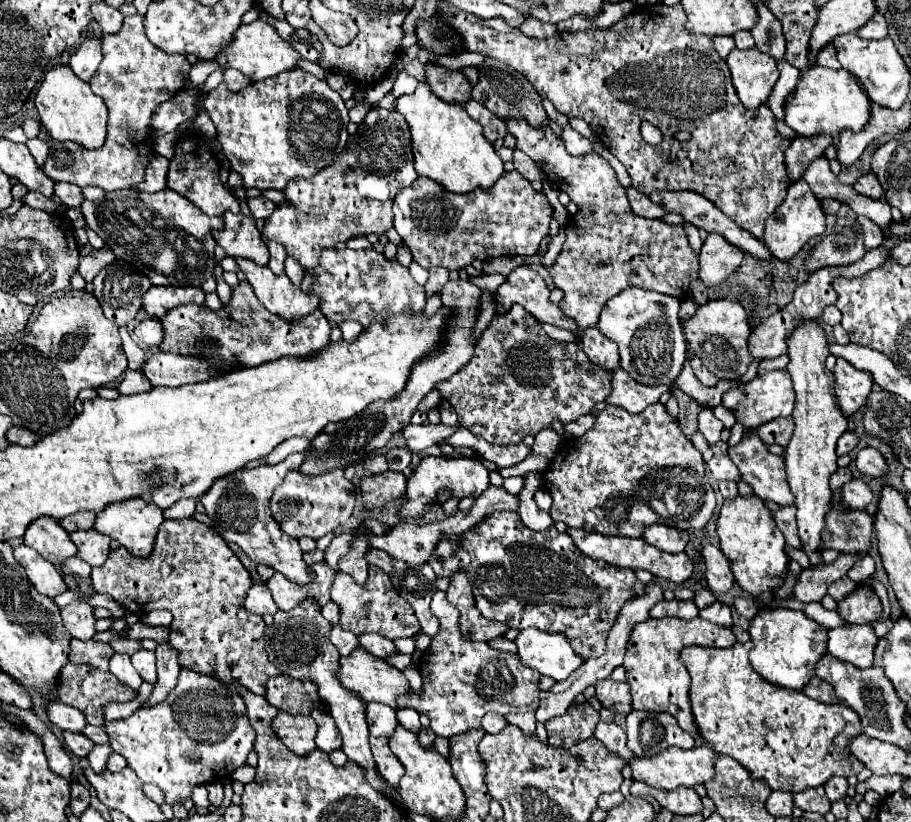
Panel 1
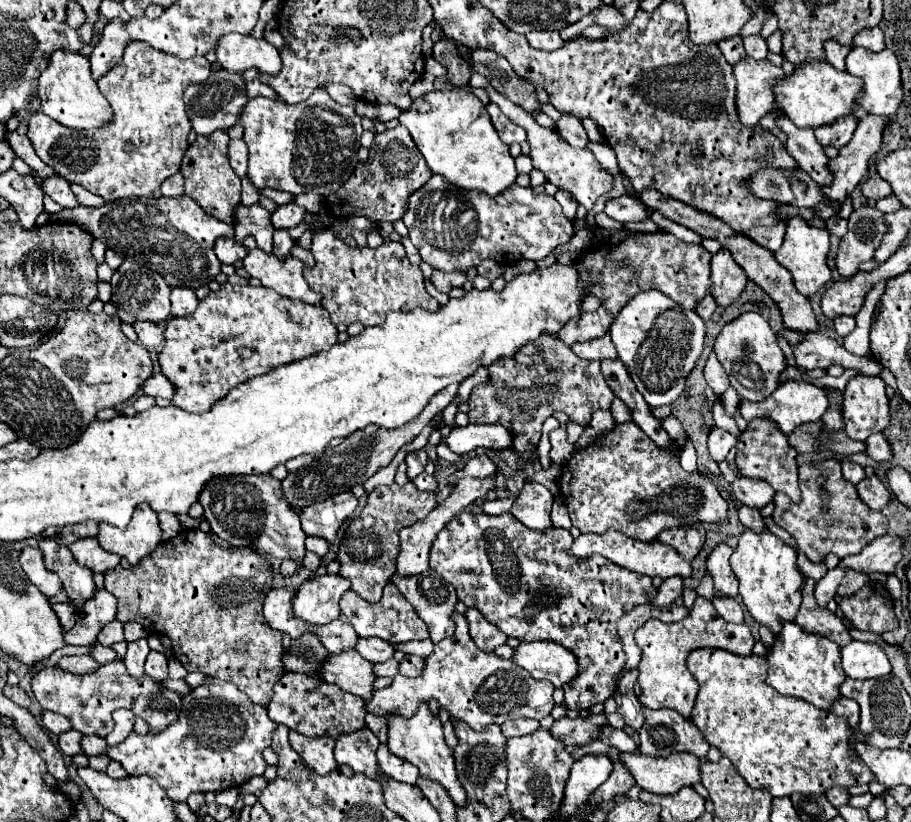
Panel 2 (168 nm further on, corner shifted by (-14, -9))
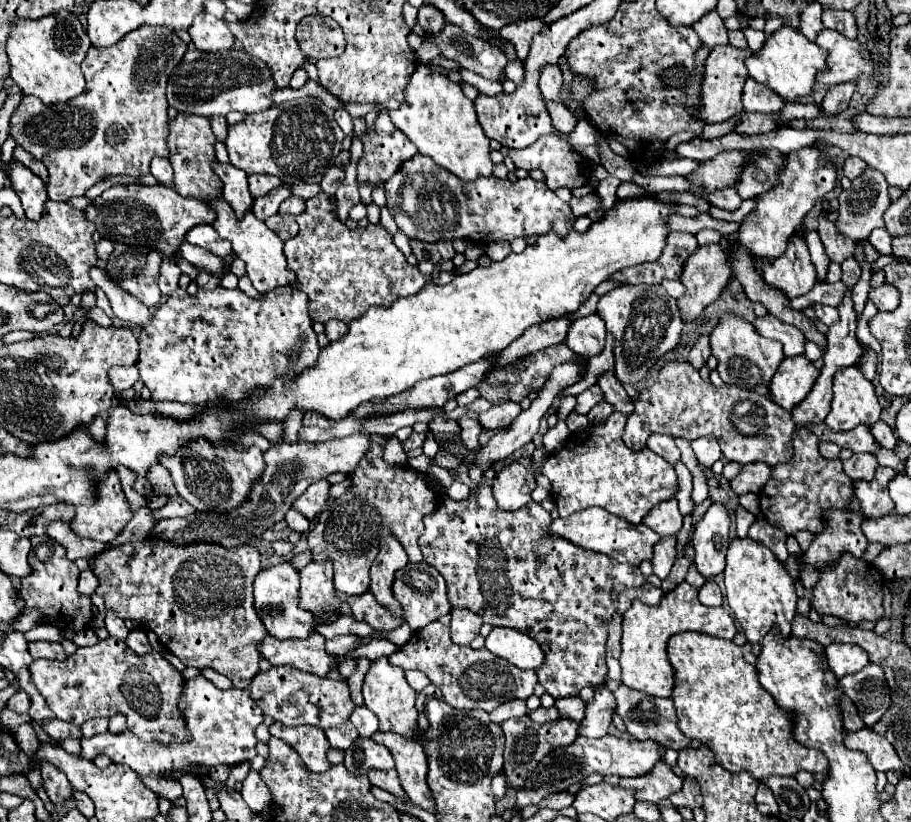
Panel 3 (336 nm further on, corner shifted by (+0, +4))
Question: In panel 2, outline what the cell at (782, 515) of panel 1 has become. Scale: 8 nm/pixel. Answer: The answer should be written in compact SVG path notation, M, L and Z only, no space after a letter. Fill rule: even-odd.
M836 458L822 460L818 464L802 464L800 466L800 490L802 500L800 504L792 504L788 496L776 494L774 496L774 522L784 528L790 536L796 538L800 552L804 552L812 562L822 562L826 554L834 552L838 558L858 554L866 544L870 544L874 538L882 536L888 528L888 518L880 510L868 508L854 484L842 478L840 462ZM822 490L830 494L828 504L822 500Z

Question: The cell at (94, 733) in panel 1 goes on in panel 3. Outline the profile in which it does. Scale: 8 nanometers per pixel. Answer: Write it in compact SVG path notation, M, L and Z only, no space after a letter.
M50 719L50 721L42 721L44 731L56 739L56 741L64 741L64 739L82 739L82 731L78 725L60 721L60 719Z

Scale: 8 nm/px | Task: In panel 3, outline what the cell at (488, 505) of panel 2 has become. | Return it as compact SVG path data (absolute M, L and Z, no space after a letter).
M454 481L450 487L448 487L448 497L452 497L454 501L458 499L466 499L470 495L470 487L468 485L464 485L464 483L458 483L458 481Z

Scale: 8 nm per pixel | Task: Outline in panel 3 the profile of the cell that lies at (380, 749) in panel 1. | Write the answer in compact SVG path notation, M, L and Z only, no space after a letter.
M358 737L346 751L344 765L352 773L366 773L368 769L394 769L396 763L384 745L376 743L370 737Z

